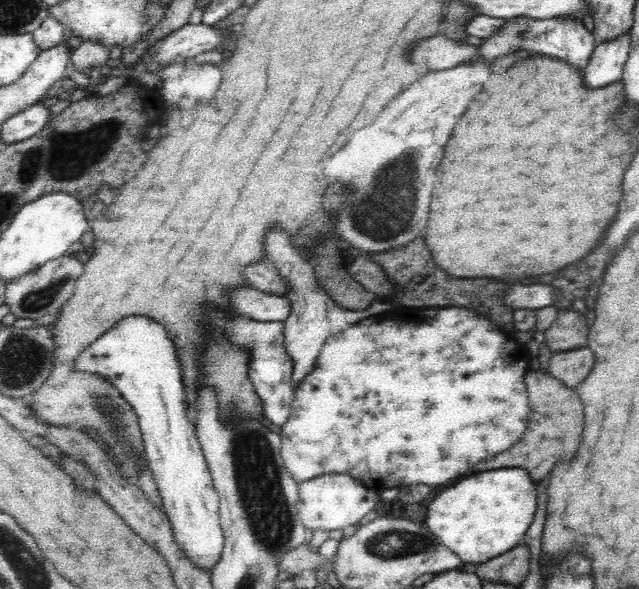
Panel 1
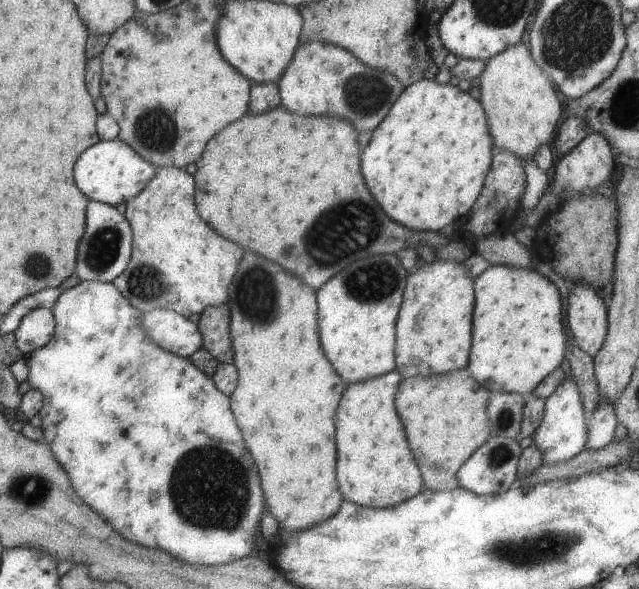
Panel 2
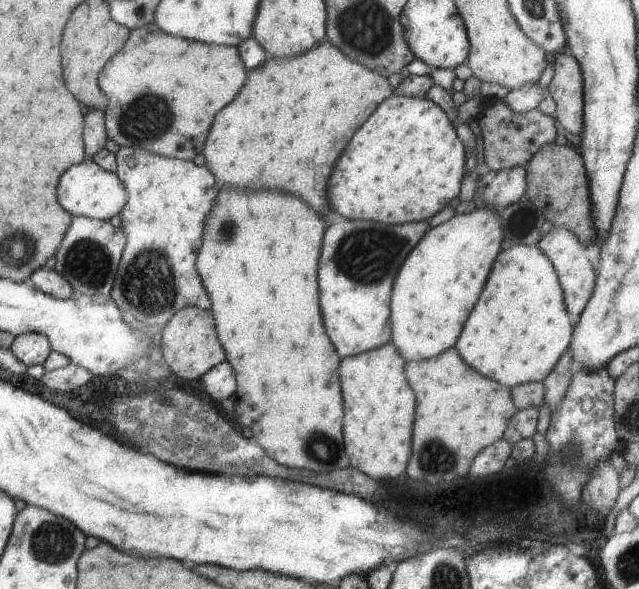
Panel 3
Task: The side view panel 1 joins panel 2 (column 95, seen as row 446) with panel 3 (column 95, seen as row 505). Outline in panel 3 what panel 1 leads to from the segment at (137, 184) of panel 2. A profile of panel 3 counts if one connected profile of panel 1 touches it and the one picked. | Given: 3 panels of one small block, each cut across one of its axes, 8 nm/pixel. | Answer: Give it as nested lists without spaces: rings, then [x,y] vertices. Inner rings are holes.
[[[90,160],[71,166],[57,182],[57,200],[71,217],[88,217],[99,221],[109,221],[125,205],[126,191],[117,174],[102,170]]]

